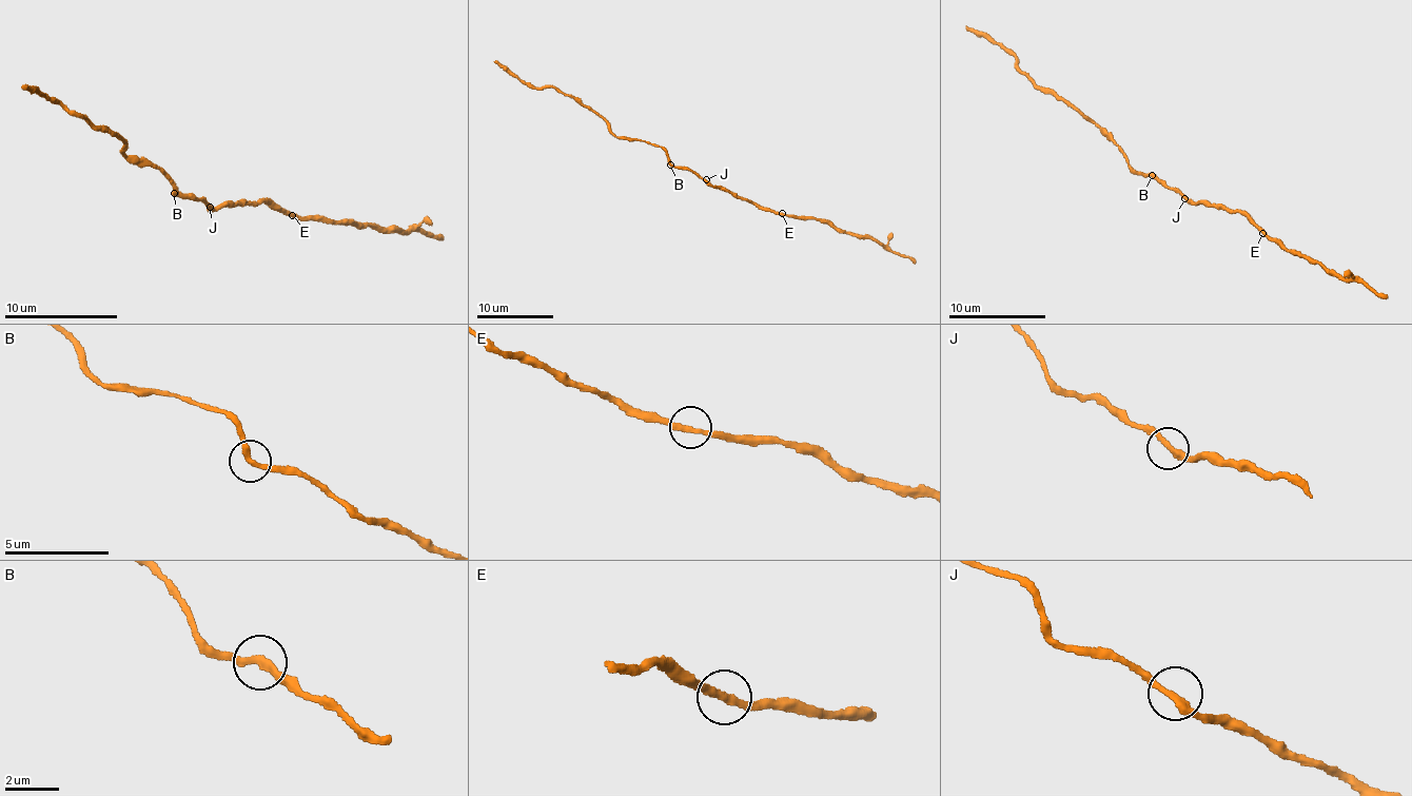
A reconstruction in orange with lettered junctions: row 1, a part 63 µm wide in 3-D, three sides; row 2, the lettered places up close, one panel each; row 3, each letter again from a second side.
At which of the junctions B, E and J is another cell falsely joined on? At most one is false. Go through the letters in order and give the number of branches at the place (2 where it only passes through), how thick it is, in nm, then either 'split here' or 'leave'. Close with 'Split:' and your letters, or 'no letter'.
B: branches 2; calibre 280 nm; leave
E: branches 2; calibre 280 nm; leave
J: branches 2; calibre 300 nm; leave
Split: no letter

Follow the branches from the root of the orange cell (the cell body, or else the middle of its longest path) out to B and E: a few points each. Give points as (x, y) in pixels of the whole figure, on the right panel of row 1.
B: (1176, 190), (1151, 176)
E: (1176, 190), (1191, 201), (1241, 212), (1262, 233)

